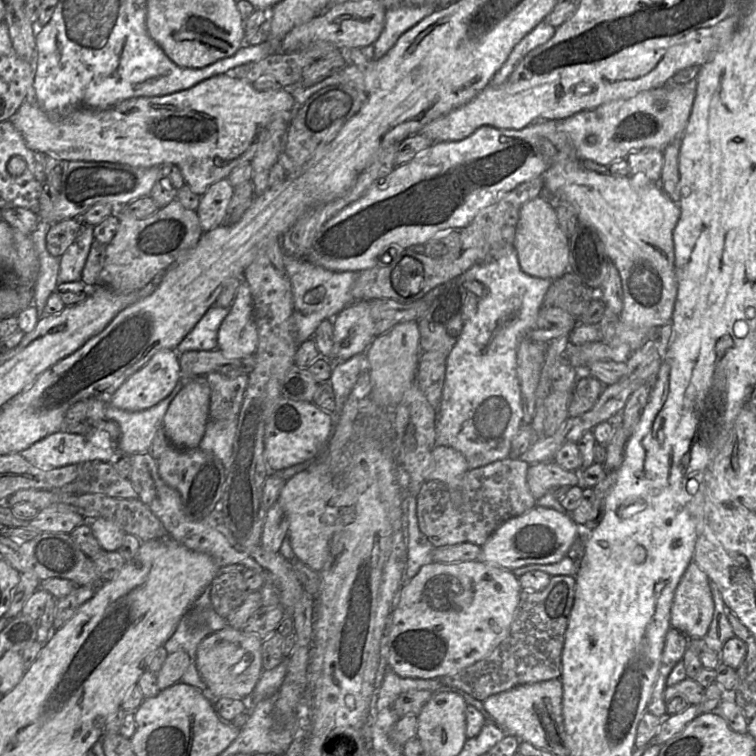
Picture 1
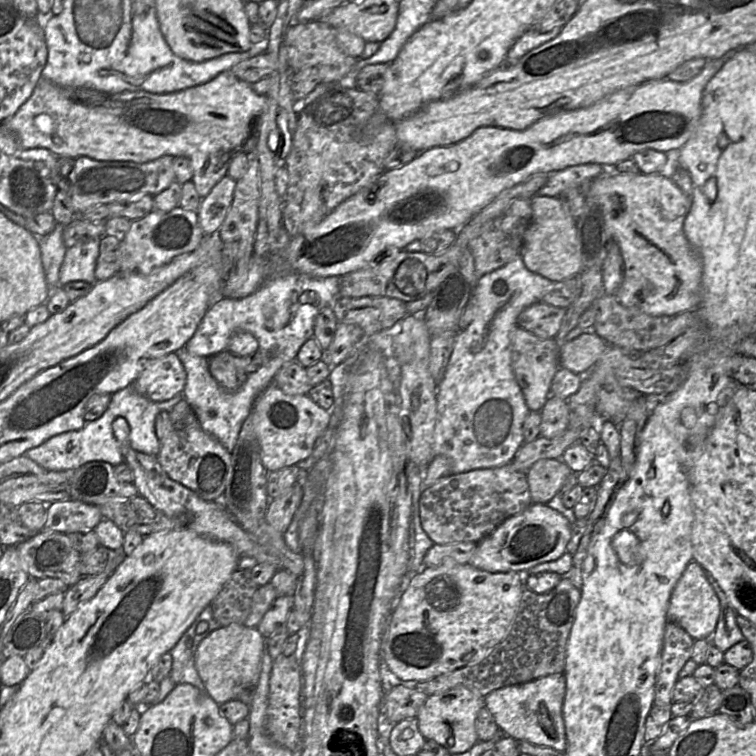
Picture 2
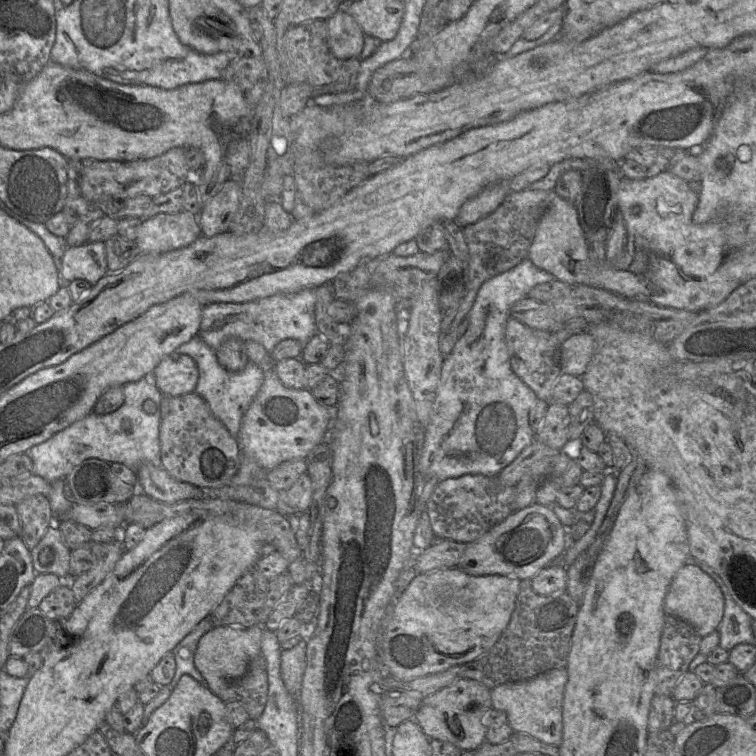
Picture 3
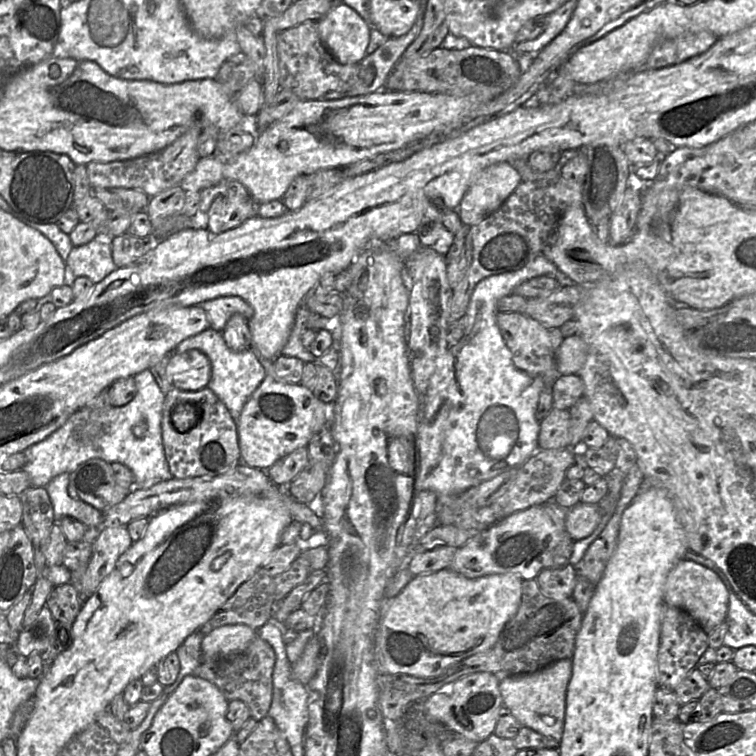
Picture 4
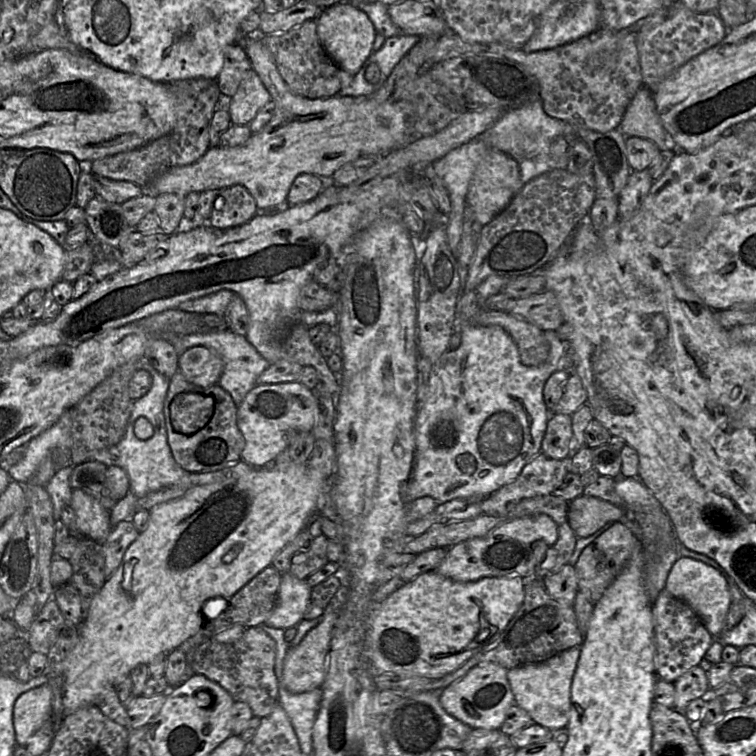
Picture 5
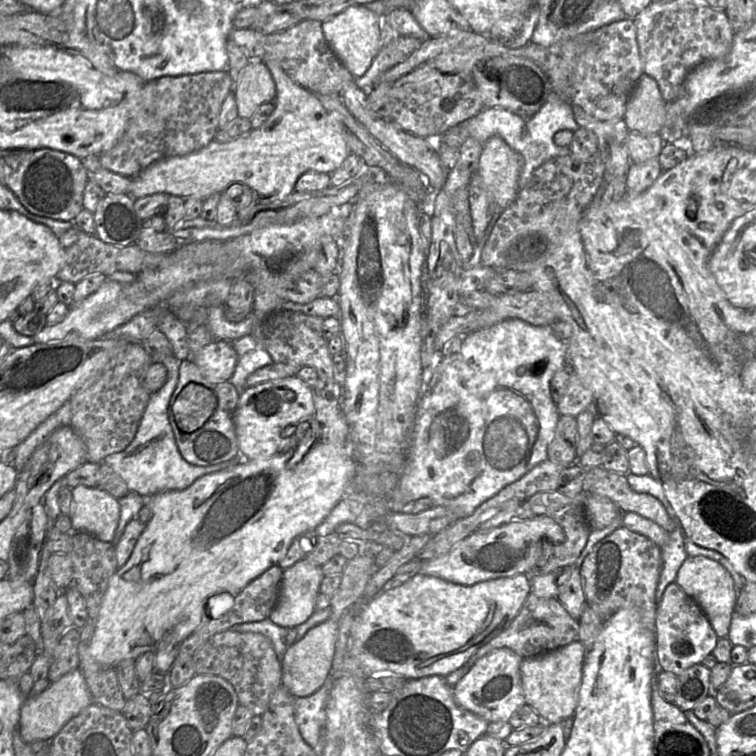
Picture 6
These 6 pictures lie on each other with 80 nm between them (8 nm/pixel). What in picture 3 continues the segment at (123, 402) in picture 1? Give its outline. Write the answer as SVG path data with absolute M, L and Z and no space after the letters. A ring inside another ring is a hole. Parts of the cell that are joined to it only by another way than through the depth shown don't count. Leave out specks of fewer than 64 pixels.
M173 352L157 364L151 380L163 395L181 396L195 391L199 372L195 361L188 355Z

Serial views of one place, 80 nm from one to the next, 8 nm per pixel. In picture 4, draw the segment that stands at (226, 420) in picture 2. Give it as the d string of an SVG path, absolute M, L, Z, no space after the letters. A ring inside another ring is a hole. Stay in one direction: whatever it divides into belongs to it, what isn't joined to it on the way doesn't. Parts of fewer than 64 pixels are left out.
M210 328L180 342L174 352L184 353L191 349L201 351L209 358L211 377L207 388L215 393L231 416L238 421L244 405L265 378L265 369L258 359L258 354L252 347L241 352L232 351L225 343L222 332Z

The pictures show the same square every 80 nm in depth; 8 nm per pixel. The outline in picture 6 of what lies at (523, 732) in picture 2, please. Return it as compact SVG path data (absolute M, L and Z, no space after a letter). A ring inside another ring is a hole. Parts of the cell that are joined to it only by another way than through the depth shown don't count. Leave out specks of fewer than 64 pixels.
M579 640L540 656L522 660L520 677L525 703L538 713L542 721L554 724L574 716L584 661L585 648Z

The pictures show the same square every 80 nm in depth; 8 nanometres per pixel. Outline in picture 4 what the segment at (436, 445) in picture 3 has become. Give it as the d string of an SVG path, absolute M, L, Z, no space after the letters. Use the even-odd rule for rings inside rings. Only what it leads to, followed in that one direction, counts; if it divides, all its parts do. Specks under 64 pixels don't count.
M539 255L521 269L487 277L475 287L466 314L458 322L464 325L464 335L437 359L423 398L417 433L419 473L414 483L416 492L431 490L438 495L460 495L509 469L521 467L539 449L540 422L536 418L536 410L545 383L541 377L530 376L515 367L512 353L497 324L497 303L514 293L523 282L545 275L559 279L562 285L571 284L555 264Z

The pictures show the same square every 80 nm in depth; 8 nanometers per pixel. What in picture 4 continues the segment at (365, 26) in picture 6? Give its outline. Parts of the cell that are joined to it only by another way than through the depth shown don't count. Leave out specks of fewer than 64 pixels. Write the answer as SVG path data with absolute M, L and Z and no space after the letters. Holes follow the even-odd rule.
M343 3L335 6L318 21L318 33L322 44L329 53L344 65L359 64L366 56L370 41L371 24L365 21L356 11Z

